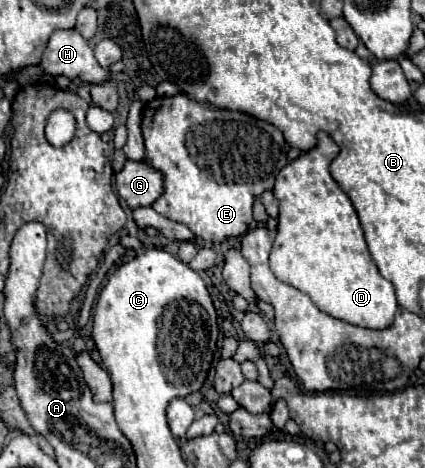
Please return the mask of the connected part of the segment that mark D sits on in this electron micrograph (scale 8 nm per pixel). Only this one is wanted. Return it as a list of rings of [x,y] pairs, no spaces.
[[[317,133],[317,145],[311,151],[301,153],[295,161],[287,163],[275,181],[273,195],[279,199],[279,217],[277,217],[277,237],[269,255],[269,267],[271,271],[283,281],[299,291],[307,293],[311,301],[325,311],[327,315],[333,315],[335,319],[369,327],[369,329],[385,329],[389,323],[393,323],[393,315],[397,311],[397,299],[393,285],[381,277],[377,265],[373,263],[363,229],[359,225],[357,213],[349,201],[349,197],[339,189],[339,185],[333,181],[329,173],[329,163],[337,155],[339,147],[329,139],[327,133]]]

